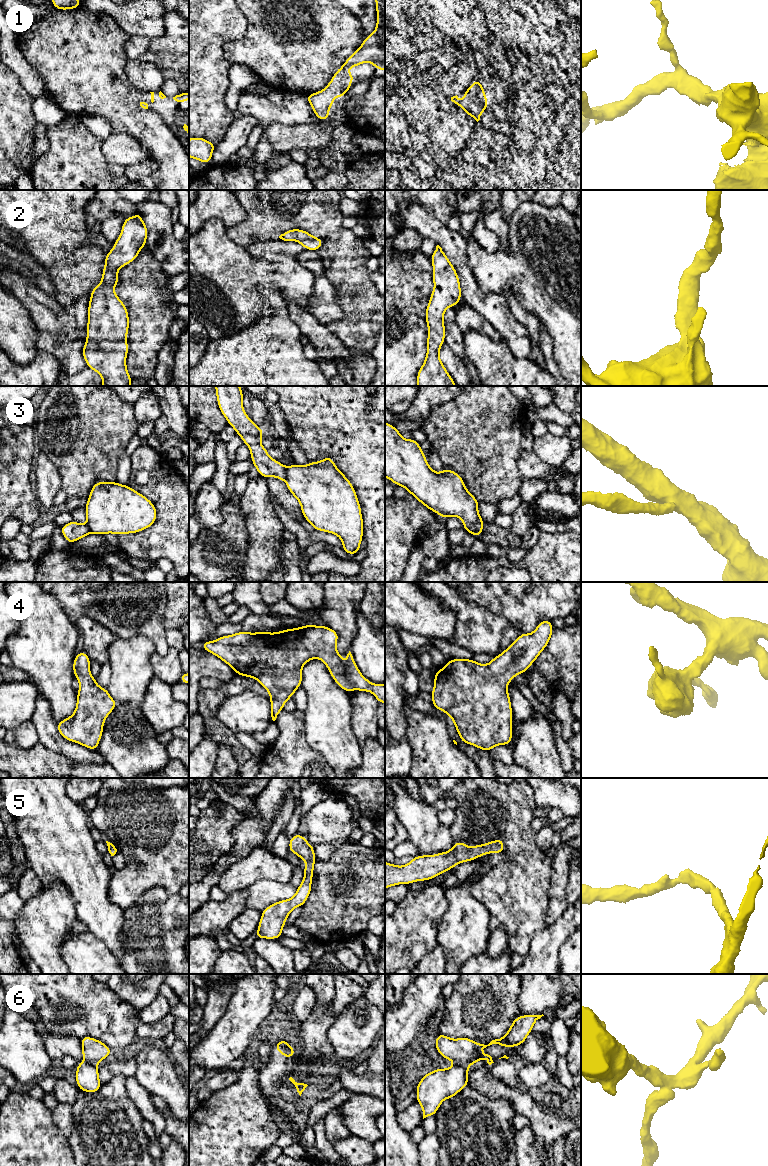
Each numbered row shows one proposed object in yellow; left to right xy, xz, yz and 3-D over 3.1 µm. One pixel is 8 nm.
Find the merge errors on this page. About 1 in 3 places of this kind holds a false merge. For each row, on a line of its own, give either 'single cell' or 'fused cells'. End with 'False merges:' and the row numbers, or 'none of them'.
1: single cell
2: single cell
3: fused cells
4: single cell
5: single cell
6: fused cells
False merges: 3, 6

